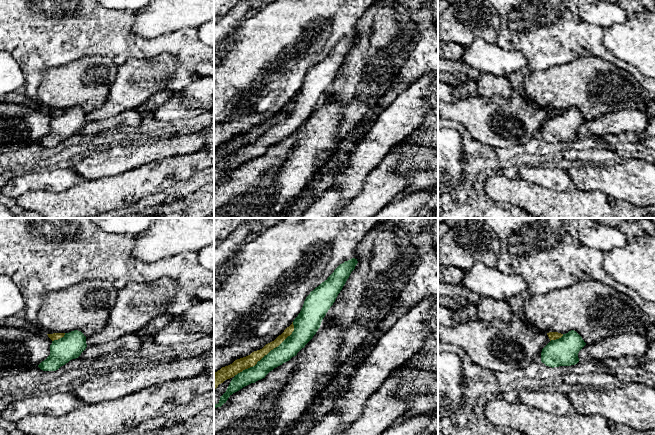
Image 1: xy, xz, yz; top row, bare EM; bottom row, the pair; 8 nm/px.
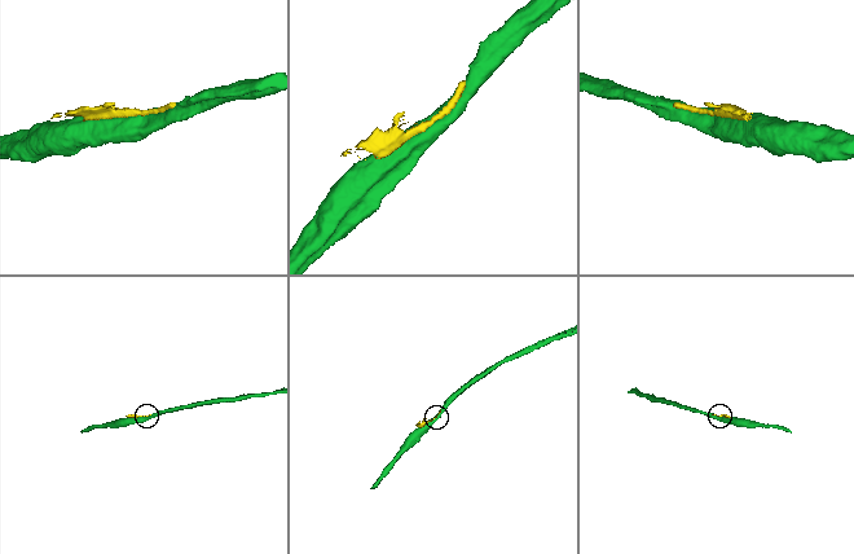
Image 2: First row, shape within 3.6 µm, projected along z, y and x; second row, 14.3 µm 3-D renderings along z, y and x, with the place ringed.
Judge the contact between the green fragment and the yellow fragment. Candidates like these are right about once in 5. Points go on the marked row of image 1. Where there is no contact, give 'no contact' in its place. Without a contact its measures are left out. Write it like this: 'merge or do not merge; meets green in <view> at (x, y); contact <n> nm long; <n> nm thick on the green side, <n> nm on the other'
do not merge; meets green in xz at (269, 352); contact 650 nm long; 150 nm thick on the green side, 100 nm on the other

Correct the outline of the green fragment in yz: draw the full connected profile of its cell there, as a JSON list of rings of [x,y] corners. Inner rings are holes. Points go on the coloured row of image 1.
[[[574,330],[551,340],[541,352],[541,362],[549,367],[571,366],[579,362],[578,353],[586,345]]]

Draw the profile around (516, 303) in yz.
[[[517,295],[507,300],[507,302],[511,307],[513,315],[523,317],[525,321],[529,322],[523,314],[525,297],[523,295]]]

